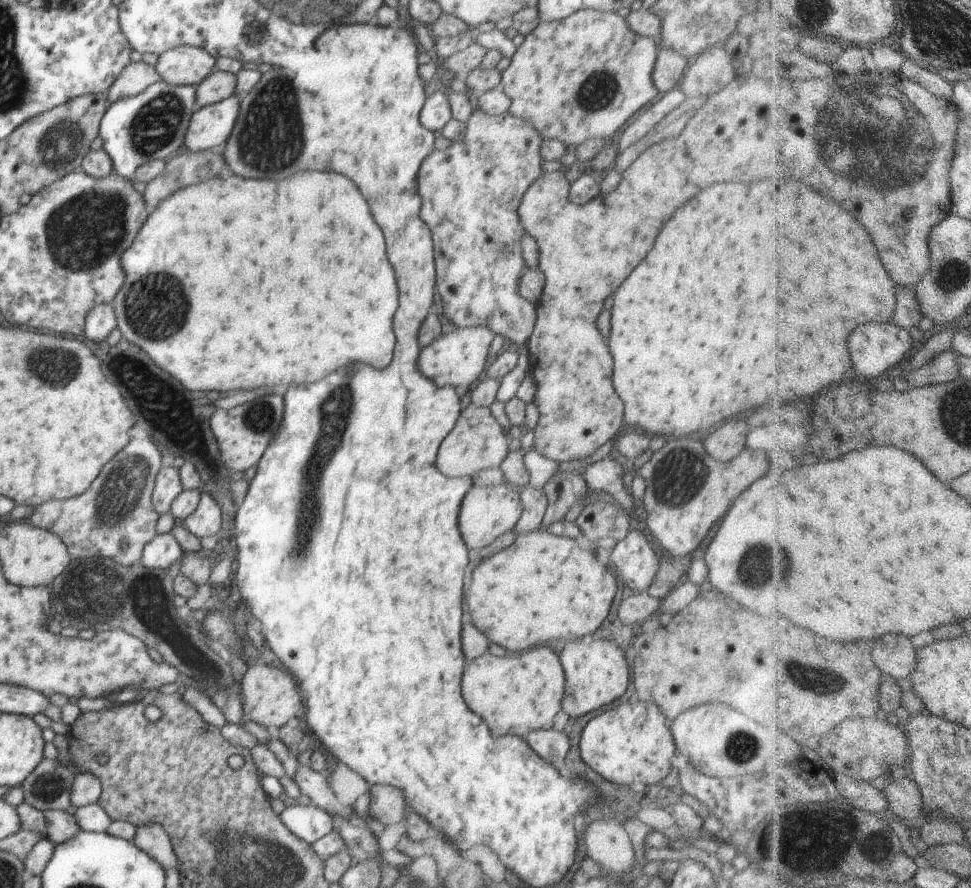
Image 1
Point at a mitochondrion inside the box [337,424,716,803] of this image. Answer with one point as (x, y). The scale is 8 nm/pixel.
(682, 488)

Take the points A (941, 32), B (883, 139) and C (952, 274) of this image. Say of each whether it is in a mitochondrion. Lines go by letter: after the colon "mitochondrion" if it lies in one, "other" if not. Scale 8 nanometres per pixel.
A: mitochondrion
B: mitochondrion
C: mitochondrion

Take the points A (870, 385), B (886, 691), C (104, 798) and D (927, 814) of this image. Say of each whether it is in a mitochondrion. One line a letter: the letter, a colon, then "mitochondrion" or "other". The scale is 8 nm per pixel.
A: other
B: other
C: other
D: other

